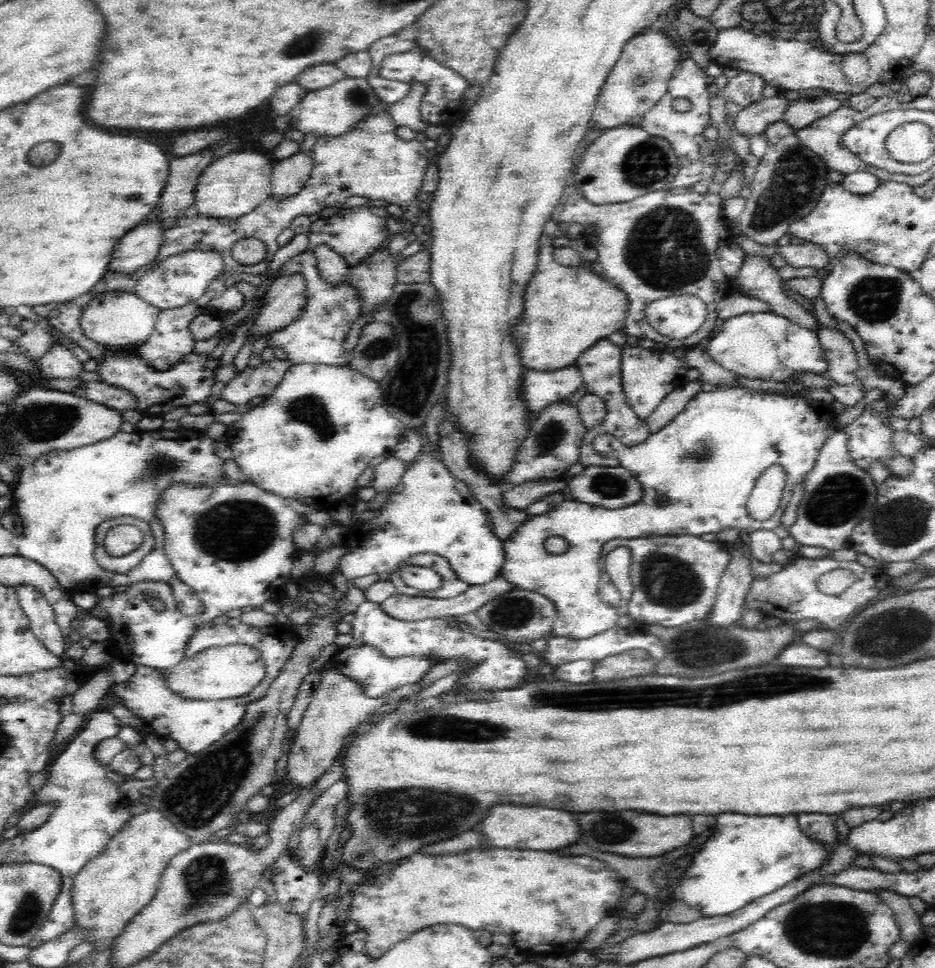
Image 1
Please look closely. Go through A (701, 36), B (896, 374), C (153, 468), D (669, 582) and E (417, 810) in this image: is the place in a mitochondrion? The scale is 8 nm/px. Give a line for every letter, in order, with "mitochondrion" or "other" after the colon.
A: mitochondrion
B: other
C: mitochondrion
D: mitochondrion
E: mitochondrion

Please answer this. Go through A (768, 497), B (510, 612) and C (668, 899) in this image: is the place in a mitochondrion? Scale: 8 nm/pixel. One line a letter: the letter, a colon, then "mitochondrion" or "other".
A: other
B: mitochondrion
C: other

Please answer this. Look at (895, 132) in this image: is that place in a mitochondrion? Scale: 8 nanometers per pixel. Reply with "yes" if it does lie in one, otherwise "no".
yes

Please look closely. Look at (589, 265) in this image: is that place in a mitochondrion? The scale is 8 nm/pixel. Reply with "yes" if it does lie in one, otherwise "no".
no

